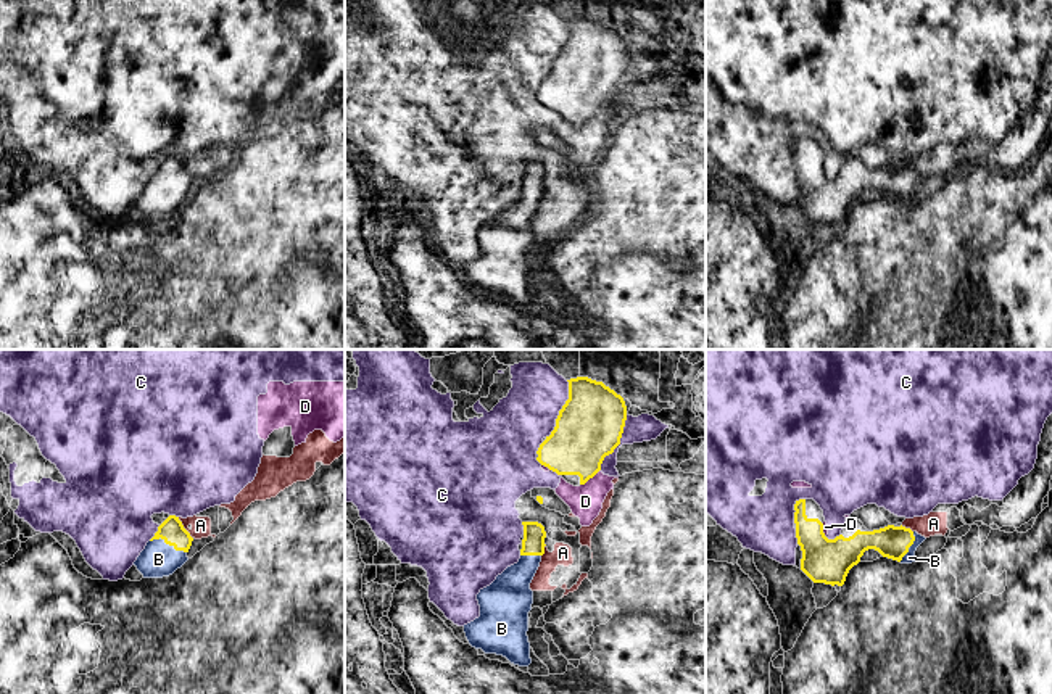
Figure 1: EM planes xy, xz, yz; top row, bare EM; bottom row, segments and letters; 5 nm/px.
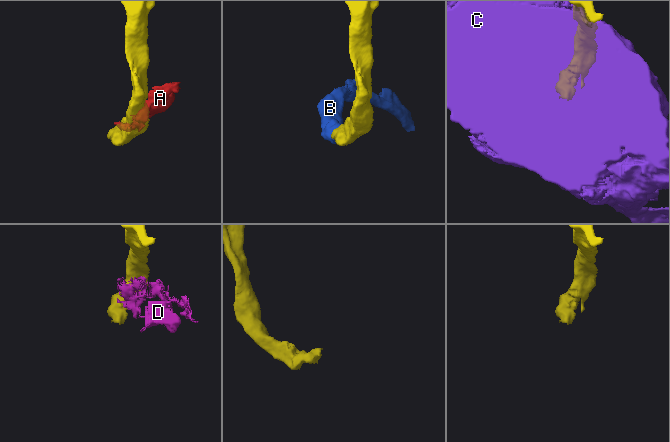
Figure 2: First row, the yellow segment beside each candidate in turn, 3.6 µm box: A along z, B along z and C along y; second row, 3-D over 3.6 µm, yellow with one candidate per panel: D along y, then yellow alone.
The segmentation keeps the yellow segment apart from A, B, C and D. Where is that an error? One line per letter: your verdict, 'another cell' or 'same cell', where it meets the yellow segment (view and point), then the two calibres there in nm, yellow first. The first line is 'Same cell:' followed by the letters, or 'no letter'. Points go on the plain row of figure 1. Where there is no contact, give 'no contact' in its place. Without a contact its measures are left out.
Same cell: B
A: another cell; contact xy (184, 168); calibres 120 and 100 nm
B: same cell; contact xy (168, 182); calibres 120 and 180 nm
C: another cell; contact xz (561, 49); calibres 320 and 300 nm
D: another cell; contact xz (590, 116); calibres 320 and 170 nm

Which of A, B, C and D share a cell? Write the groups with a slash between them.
A C D / B

